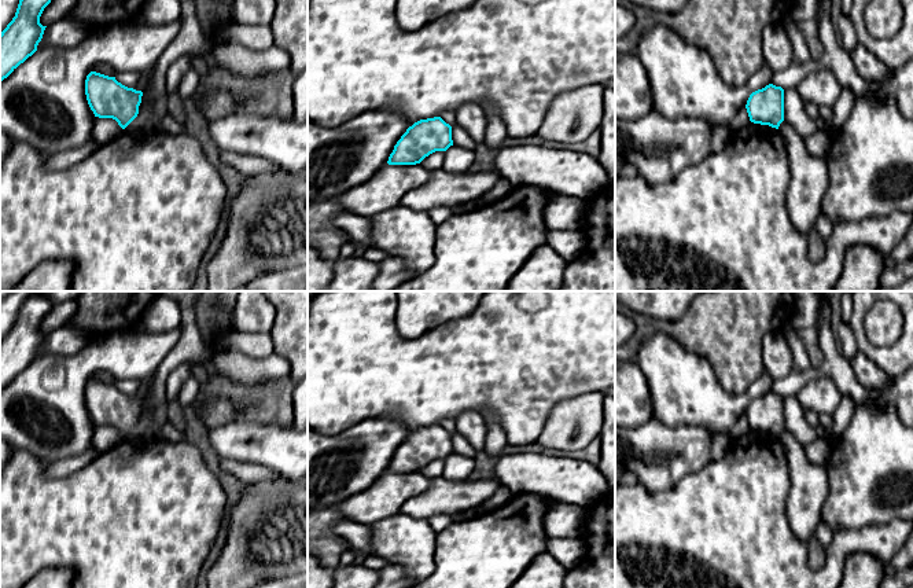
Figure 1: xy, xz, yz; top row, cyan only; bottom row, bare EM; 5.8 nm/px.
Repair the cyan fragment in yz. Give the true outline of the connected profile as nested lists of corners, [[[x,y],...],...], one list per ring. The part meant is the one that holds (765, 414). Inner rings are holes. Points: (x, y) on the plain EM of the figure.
[[[769,392],[752,400],[746,416],[751,430],[778,437],[784,429],[784,397]]]

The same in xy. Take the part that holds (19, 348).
[[[34,291],[23,299],[15,324],[0,341],[0,390],[37,359],[47,335],[40,331],[40,324],[52,306],[43,291]]]

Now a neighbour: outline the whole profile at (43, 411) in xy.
[[[180,327],[141,334],[130,328],[111,330],[96,335],[71,357],[37,357],[0,390],[0,440],[49,464],[93,449],[96,425],[85,403],[91,378],[96,372],[108,372],[115,381],[143,381],[155,372],[178,338]]]

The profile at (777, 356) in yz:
[[[781,328],[767,332],[762,342],[763,367],[773,381],[785,378],[794,367],[794,354]]]

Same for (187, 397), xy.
[[[189,376],[177,396],[177,401],[180,403],[180,405],[184,408],[192,408],[198,401],[199,389],[200,383],[198,382],[198,379]]]

